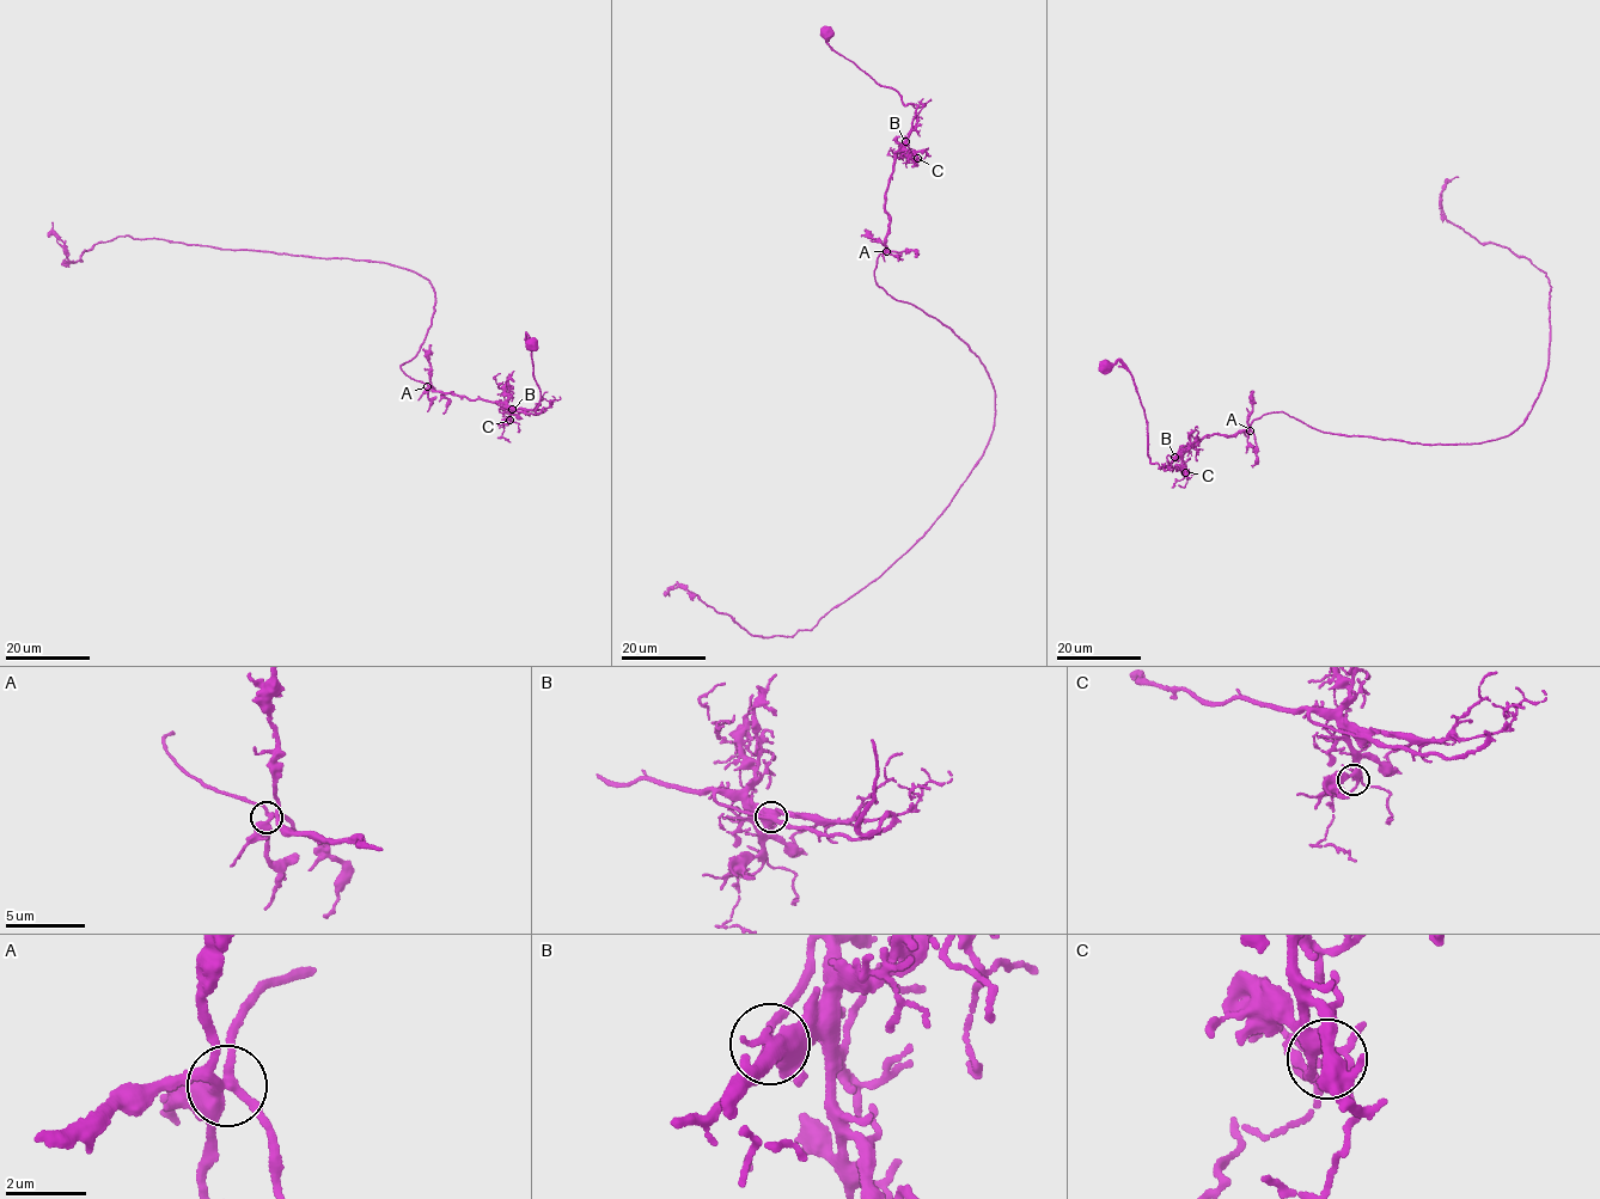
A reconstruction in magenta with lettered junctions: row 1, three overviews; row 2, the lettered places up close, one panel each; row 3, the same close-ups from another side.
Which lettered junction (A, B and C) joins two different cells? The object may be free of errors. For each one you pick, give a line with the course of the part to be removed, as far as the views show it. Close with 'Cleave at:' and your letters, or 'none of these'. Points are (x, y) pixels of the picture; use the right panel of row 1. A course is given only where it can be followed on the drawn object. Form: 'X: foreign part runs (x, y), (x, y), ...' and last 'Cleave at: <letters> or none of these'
Cleave at: none of these

